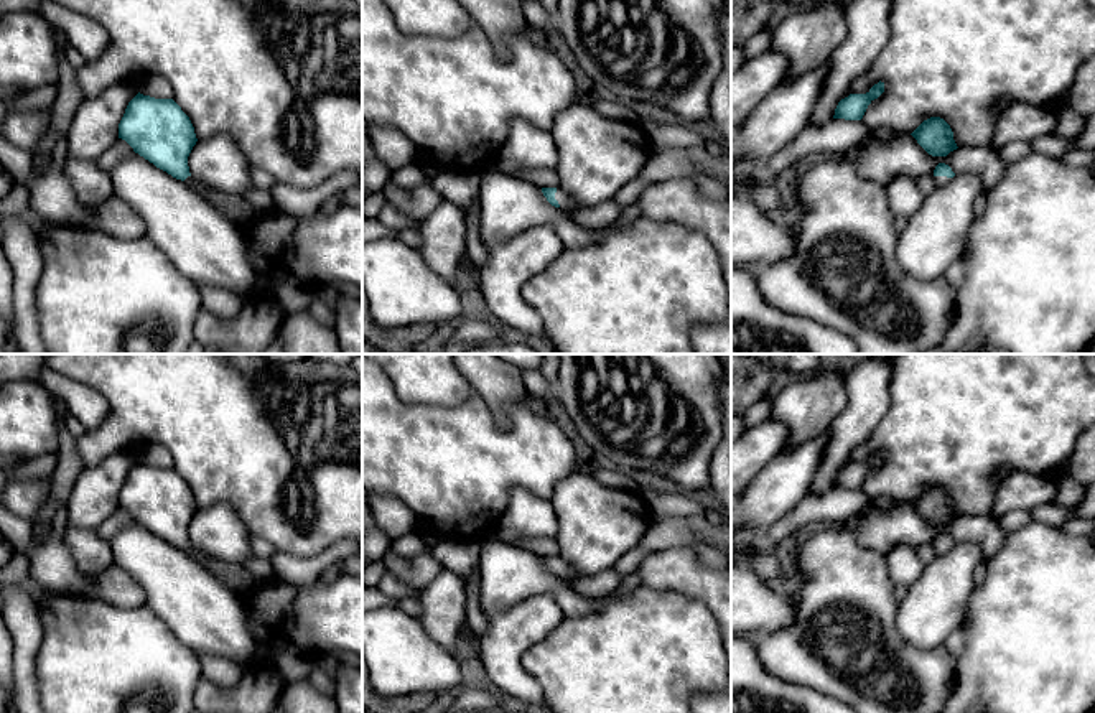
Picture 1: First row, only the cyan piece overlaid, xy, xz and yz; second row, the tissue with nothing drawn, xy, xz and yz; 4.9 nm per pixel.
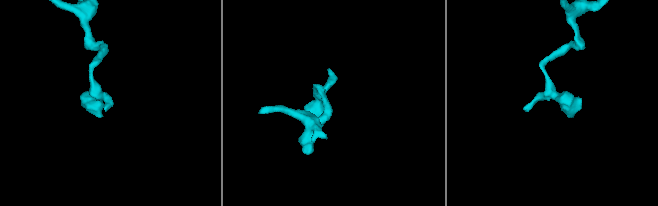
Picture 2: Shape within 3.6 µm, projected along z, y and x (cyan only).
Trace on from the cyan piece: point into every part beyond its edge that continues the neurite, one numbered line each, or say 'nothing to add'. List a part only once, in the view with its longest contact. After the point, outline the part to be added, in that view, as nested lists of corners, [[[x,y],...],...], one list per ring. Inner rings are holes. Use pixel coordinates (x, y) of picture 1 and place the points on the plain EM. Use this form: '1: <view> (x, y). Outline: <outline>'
1: xz (563, 568). Outline: [[[557,557],[555,568],[558,570],[561,578],[571,573],[571,566],[560,557]]]

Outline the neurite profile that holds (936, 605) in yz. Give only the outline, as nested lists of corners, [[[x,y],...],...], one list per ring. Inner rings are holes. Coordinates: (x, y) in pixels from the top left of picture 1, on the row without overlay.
[[[955,543],[924,565],[899,603],[899,636],[924,650],[944,645],[967,616],[975,590],[973,571],[981,560],[980,543]]]

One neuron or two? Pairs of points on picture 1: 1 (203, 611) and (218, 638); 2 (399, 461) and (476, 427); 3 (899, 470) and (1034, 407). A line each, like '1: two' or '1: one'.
1: one
2: one
3: one

